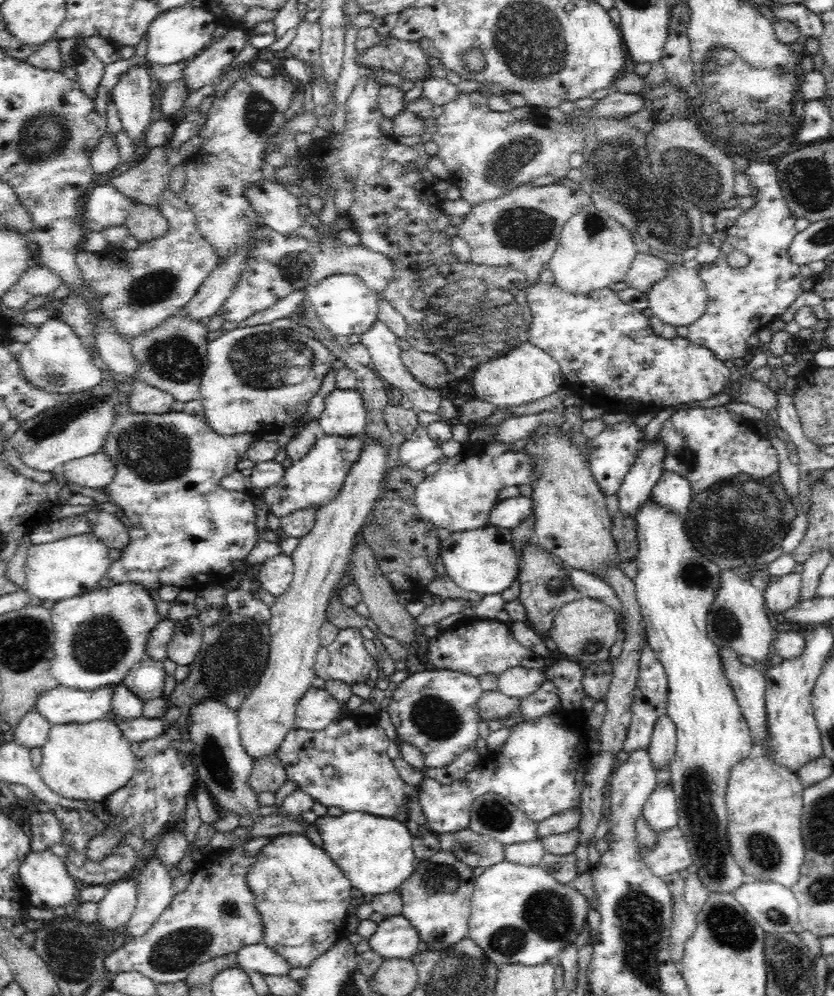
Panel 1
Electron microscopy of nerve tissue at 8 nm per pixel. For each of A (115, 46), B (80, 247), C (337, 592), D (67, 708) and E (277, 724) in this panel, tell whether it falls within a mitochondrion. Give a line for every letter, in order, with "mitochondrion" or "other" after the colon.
A: other
B: other
C: other
D: other
E: other

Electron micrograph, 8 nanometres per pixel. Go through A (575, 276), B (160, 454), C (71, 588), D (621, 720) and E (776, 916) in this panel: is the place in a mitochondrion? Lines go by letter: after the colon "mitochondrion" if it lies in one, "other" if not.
A: other
B: mitochondrion
C: other
D: other
E: mitochondrion

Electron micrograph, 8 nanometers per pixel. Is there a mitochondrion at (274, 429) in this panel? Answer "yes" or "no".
no

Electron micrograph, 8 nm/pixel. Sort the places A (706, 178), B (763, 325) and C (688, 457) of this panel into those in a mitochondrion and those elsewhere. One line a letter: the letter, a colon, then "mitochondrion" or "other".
A: mitochondrion
B: other
C: mitochondrion

